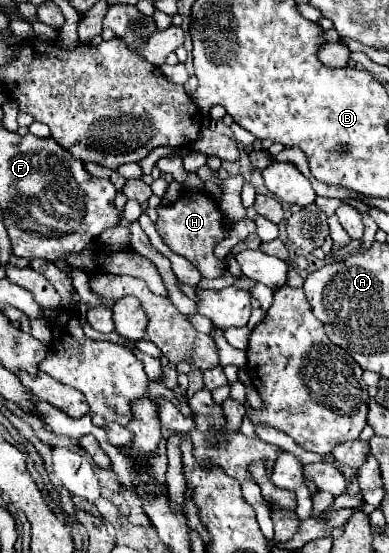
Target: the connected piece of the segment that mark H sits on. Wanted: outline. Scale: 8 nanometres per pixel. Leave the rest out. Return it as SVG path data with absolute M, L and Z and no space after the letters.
M185 193L177 203L173 205L161 205L157 209L159 213L159 221L157 221L157 231L161 235L161 239L165 241L165 245L177 253L183 255L185 259L189 259L203 277L221 277L225 271L225 263L217 261L213 255L213 247L215 243L219 243L221 239L227 237L227 231L223 229L223 213L217 207L217 203L209 197L207 203L207 195L201 193Z

